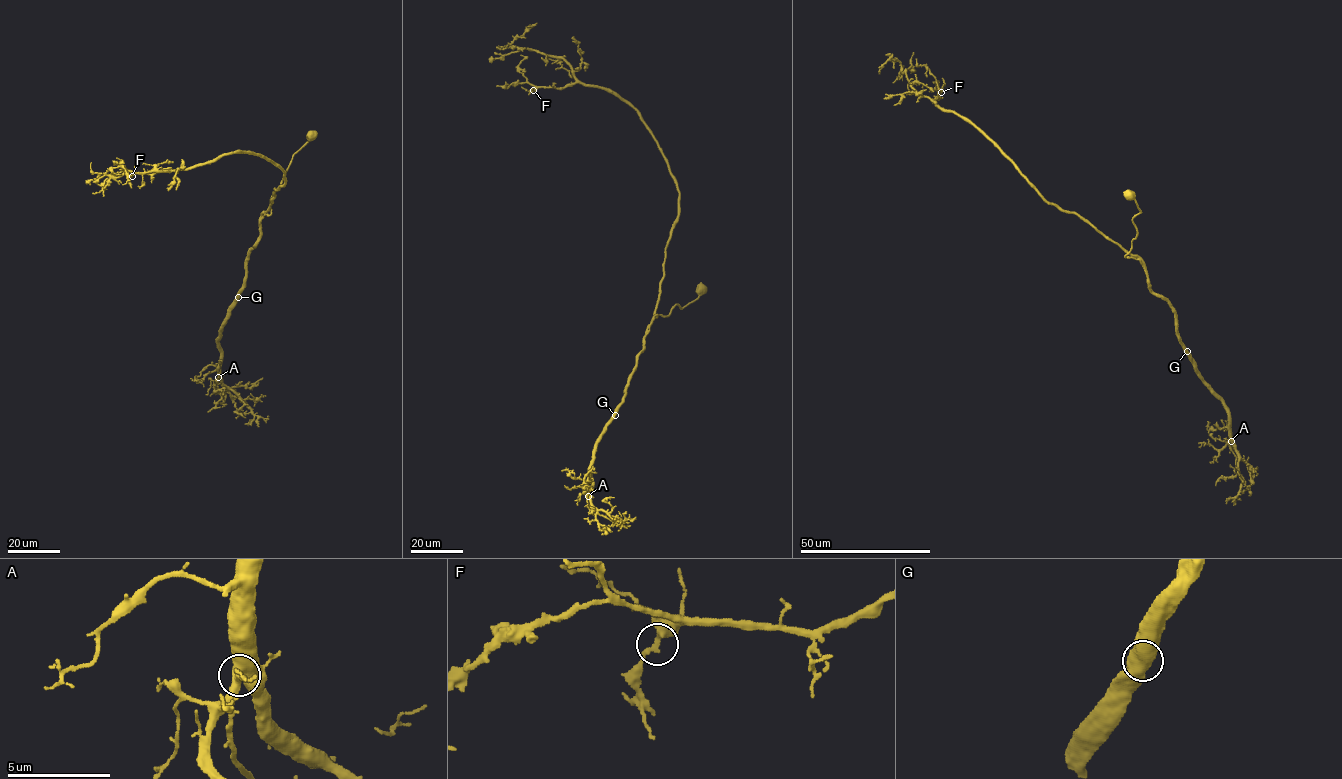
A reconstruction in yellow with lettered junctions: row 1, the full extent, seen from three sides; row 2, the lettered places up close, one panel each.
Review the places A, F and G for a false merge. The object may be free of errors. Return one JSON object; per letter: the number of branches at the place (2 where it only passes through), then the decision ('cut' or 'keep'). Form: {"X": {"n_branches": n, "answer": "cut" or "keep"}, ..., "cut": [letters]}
{"A": {"n_branches": 3, "answer": "keep"}, "F": {"n_branches": 2, "answer": "keep"}, "G": {"n_branches": 2, "answer": "keep"}, "cut": []}

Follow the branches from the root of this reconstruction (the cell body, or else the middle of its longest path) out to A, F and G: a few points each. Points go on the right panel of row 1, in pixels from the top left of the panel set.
A: (1129, 195), (1140, 212), (1124, 257), (1140, 260), (1148, 288), (1168, 301), (1179, 342), (1226, 410), (1231, 441)
F: (1129, 195), (1140, 212), (1124, 257), (1133, 258), (1045, 200), (978, 129), (936, 105), (940, 92)
G: (1129, 195), (1140, 212), (1124, 257), (1140, 260), (1148, 288), (1168, 301), (1187, 351)

